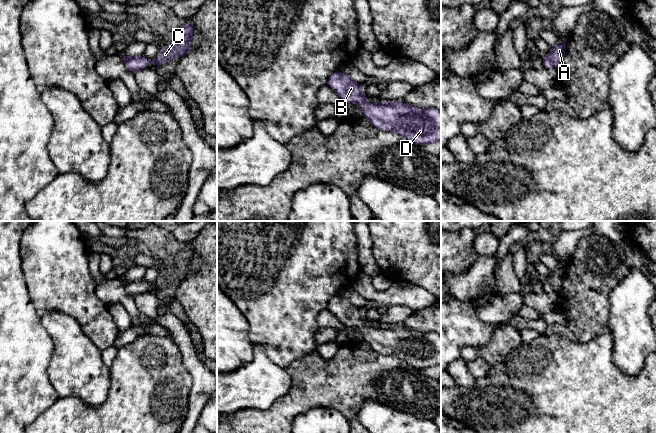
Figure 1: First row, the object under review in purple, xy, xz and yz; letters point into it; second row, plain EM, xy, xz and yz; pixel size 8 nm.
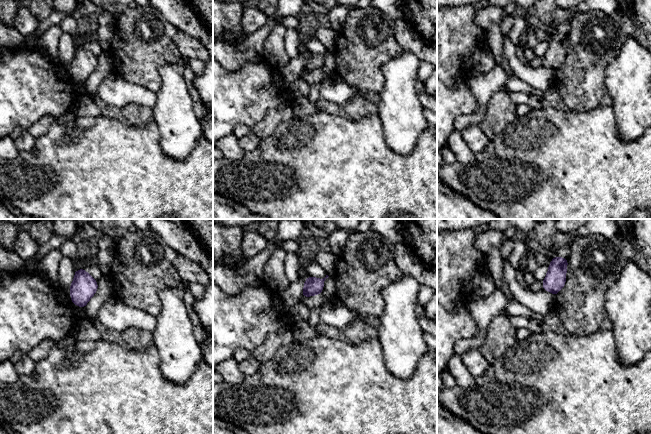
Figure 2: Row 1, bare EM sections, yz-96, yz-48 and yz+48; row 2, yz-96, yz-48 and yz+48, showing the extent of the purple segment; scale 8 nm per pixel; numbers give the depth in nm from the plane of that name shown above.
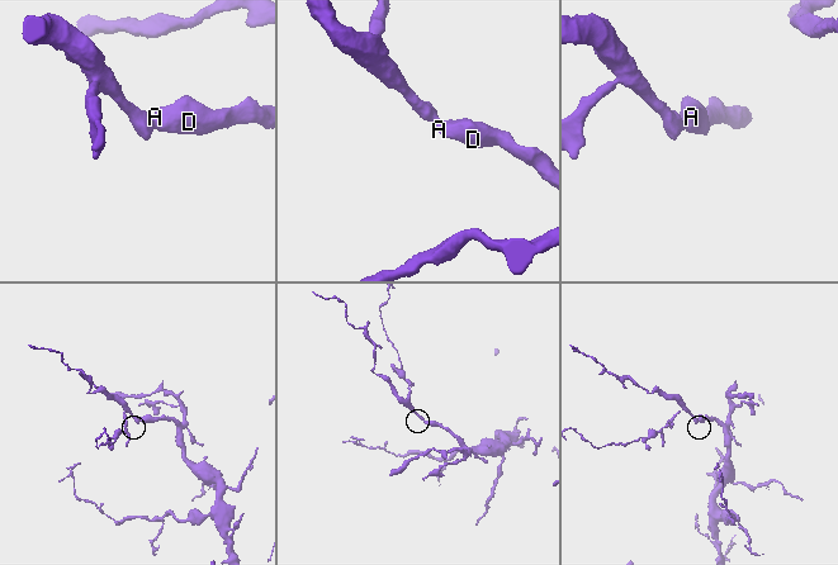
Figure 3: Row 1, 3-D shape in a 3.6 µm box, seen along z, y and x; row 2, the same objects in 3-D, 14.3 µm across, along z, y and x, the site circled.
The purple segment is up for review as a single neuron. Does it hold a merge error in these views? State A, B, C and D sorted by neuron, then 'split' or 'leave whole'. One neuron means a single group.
A B C D | leave whole

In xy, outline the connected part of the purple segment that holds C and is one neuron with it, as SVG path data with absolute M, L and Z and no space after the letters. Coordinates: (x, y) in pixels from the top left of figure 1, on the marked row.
M190 20L188 24L177 30L174 41L171 44L167 43L166 47L159 51L158 57L153 60L149 60L144 56L129 57L122 53L119 54L123 58L123 62L125 63L127 69L132 73L137 74L142 69L148 67L151 62L155 66L160 67L166 61L169 61L174 57L181 58L186 55L191 49L191 38L194 32L195 27Z

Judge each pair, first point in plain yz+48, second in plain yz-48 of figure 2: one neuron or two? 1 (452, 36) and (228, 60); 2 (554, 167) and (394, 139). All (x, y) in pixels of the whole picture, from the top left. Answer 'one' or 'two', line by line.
1: two
2: two

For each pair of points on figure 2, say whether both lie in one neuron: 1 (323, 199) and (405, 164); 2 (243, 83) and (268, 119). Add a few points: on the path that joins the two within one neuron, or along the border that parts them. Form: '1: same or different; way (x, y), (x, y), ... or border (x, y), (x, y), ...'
1: same; way (343, 199), (370, 199), (385, 184)
2: different; border (287, 106), (270, 109), (250, 128)

